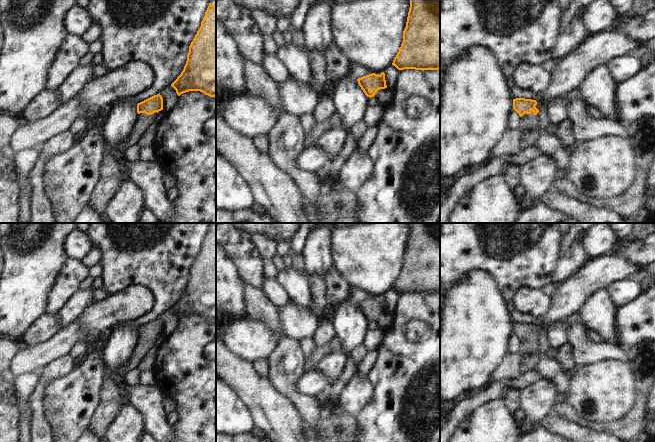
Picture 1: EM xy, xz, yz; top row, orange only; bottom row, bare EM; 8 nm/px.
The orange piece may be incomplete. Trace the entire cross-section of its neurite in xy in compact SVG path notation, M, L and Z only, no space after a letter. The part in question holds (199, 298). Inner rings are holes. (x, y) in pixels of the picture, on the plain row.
M209 228L201 250L189 270L183 295L171 308L178 320L200 315L216 320L216 230Z

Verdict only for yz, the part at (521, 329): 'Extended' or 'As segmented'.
Extended

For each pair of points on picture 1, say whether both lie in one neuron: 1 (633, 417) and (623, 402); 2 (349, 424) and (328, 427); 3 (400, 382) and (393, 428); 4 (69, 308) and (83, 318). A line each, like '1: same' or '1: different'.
1: different
2: same
3: same
4: different

